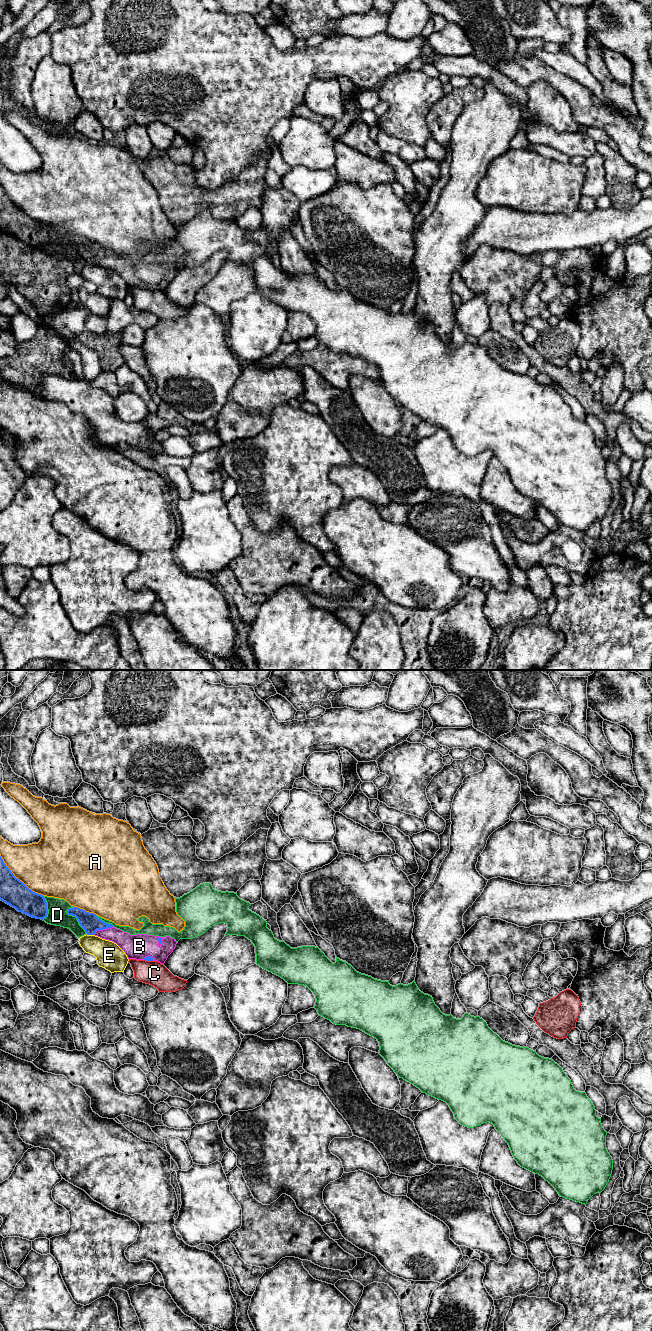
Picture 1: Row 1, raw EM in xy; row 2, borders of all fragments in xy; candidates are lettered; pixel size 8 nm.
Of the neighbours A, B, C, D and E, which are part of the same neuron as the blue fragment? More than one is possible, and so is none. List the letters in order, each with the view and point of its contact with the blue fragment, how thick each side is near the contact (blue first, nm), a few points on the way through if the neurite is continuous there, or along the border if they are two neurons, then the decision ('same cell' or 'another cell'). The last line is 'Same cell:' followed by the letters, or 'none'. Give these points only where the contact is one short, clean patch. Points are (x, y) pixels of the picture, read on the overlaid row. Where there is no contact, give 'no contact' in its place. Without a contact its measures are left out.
A: xy (18, 879) | 220/440 nm | another cell
B: xy (102, 929) | 150/150 nm | same cell
C: xy (148, 960) | 50/190 nm | another cell
D: xy (76, 917) | 150/160 nm | another cell
E: xy (90, 934) | 150/220 nm | another cell
Same cell: B

